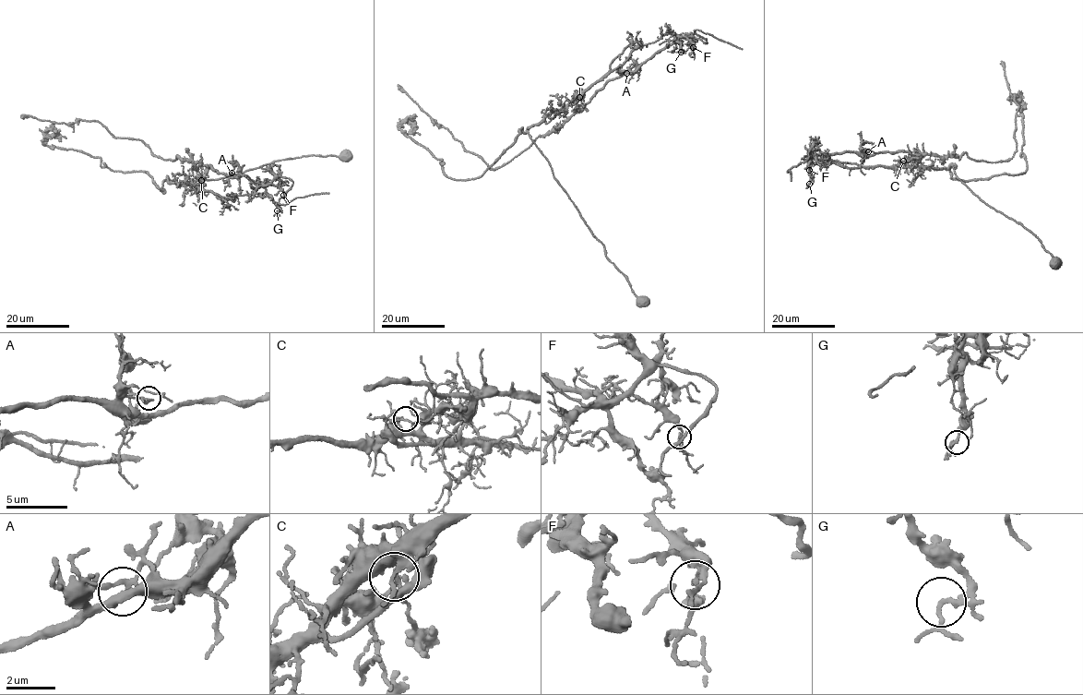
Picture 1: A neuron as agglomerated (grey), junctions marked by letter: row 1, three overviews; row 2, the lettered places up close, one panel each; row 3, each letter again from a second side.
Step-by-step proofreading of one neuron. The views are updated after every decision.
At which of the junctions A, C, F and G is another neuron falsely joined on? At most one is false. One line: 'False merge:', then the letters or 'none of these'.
False merge: C

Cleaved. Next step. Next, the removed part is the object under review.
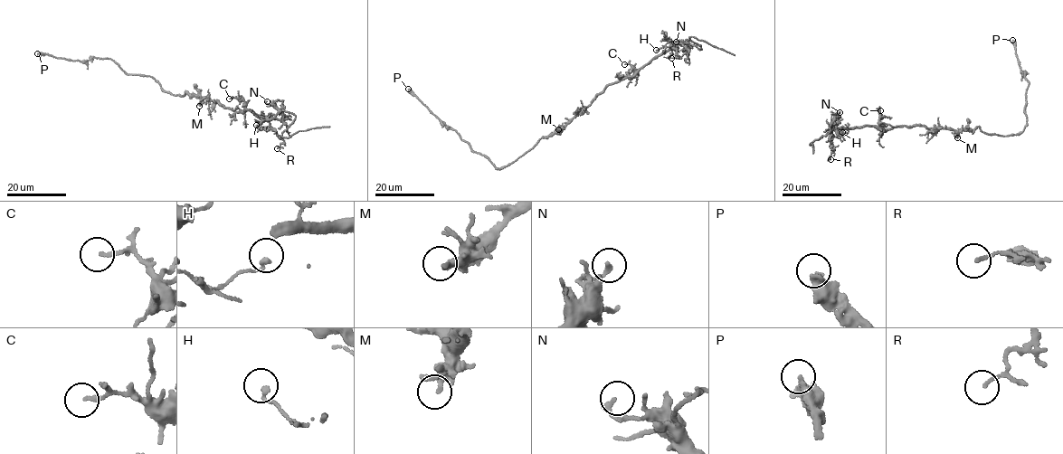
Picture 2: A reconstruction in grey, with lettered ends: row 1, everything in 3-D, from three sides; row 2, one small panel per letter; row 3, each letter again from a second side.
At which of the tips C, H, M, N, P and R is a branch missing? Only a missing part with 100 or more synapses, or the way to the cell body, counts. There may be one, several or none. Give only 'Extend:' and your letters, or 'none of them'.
Extend: none of them

